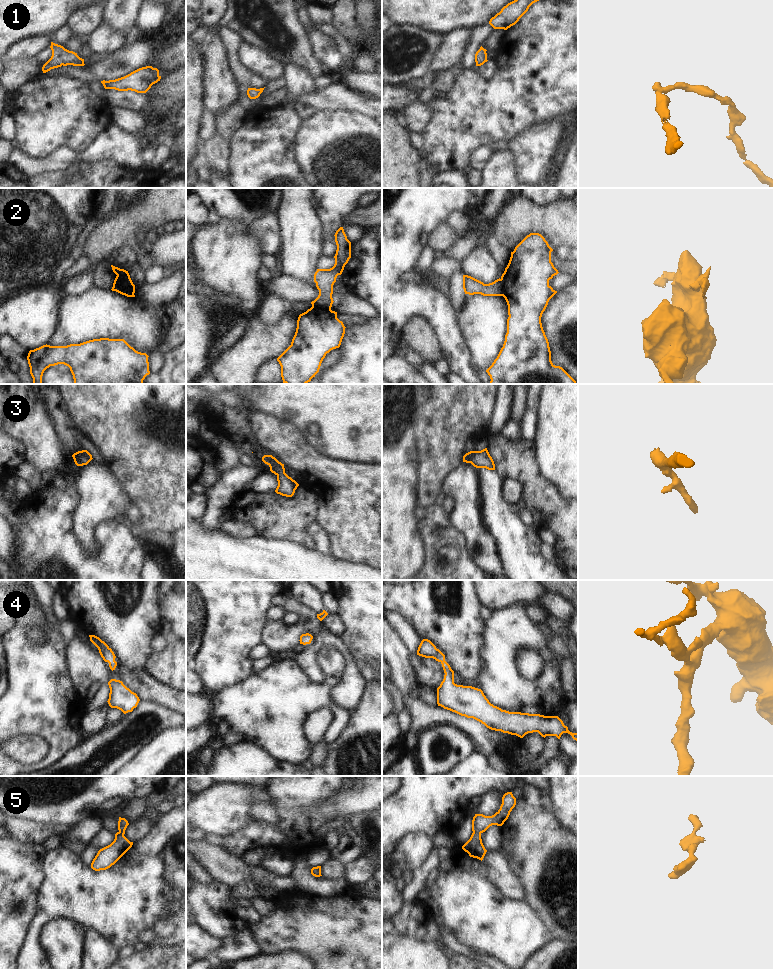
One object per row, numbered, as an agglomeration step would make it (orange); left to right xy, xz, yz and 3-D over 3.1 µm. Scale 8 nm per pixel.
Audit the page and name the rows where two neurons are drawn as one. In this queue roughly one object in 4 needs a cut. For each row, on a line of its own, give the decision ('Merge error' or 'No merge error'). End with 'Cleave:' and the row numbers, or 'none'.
1: No merge error
2: Merge error
3: No merge error
4: No merge error
5: No merge error
Cleave: 2

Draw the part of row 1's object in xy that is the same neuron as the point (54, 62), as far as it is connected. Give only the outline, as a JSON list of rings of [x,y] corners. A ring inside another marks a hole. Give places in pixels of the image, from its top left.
[[[51,42],[51,58],[43,65],[42,71],[46,73],[51,69],[67,65],[84,66],[84,59],[80,58],[77,53],[65,49],[63,46]]]

